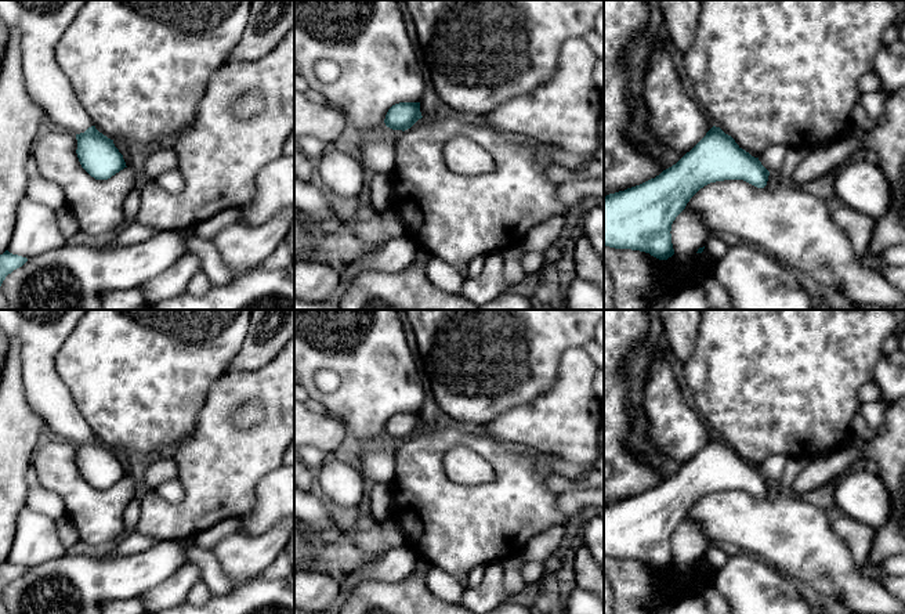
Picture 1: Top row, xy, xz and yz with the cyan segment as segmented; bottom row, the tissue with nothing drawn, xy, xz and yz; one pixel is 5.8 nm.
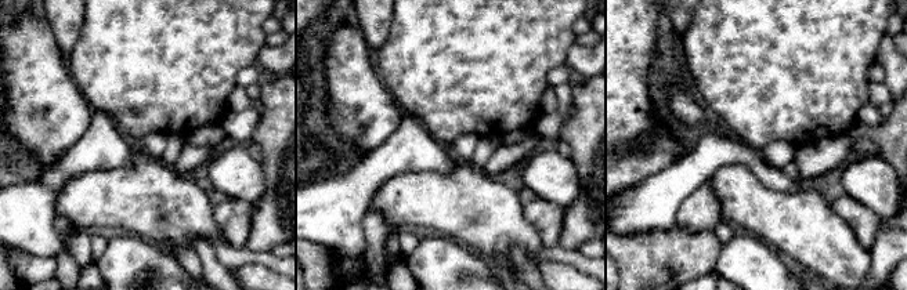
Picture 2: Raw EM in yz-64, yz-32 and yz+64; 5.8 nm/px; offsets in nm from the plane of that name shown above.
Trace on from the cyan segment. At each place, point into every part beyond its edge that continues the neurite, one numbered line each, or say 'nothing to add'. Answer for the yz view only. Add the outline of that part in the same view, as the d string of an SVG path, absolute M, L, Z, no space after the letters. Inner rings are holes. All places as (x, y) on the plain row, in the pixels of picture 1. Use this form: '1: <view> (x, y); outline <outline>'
nothing to add

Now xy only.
1: xy (42, 332); outline M0 310L0 328L21 342L22 382L32 411L72 444L94 436L55 369L58 350L86 310Z

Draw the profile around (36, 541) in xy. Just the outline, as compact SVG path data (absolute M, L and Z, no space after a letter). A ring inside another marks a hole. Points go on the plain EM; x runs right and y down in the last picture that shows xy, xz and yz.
M25 506L17 517L17 532L8 561L26 568L59 559L69 550L62 545L57 523Z

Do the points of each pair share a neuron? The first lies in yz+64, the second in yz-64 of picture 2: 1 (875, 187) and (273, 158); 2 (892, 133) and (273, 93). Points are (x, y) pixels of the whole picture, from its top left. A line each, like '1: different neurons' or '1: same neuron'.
1: different neurons
2: same neuron

